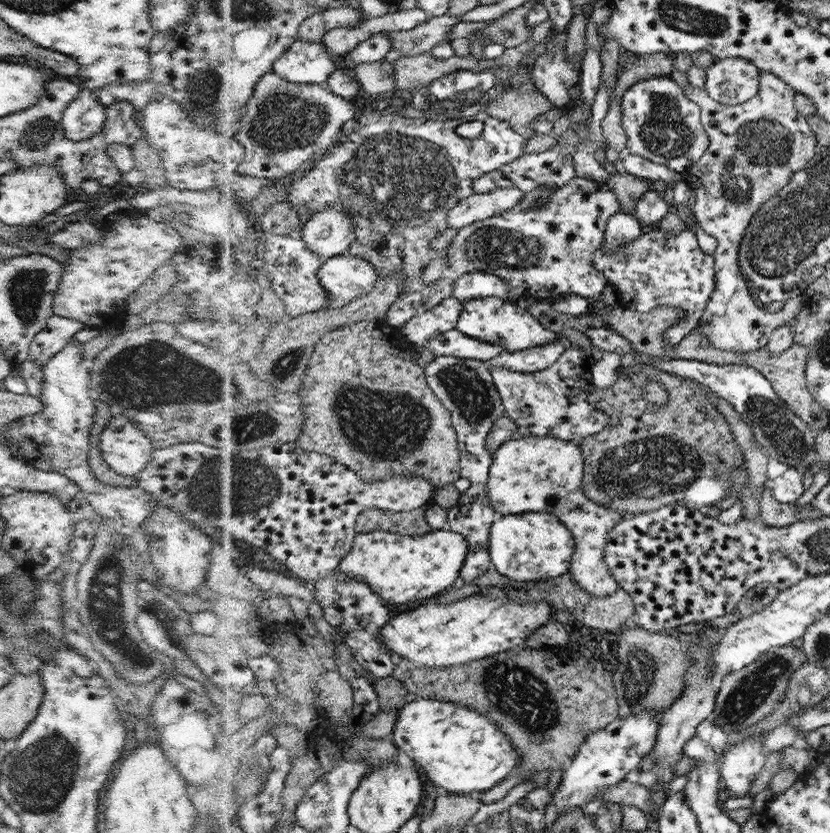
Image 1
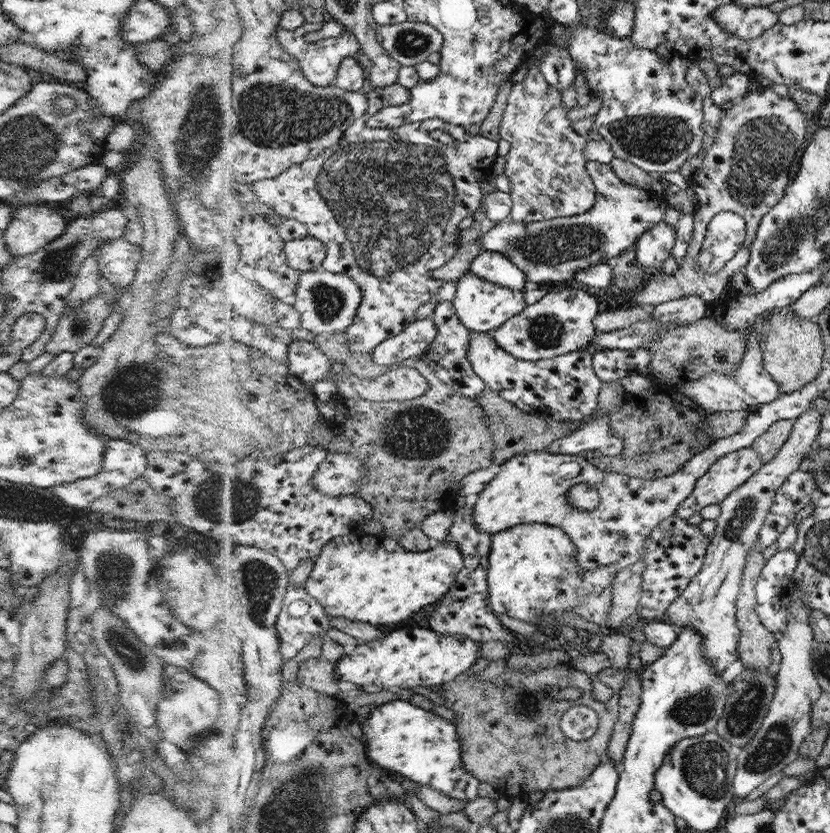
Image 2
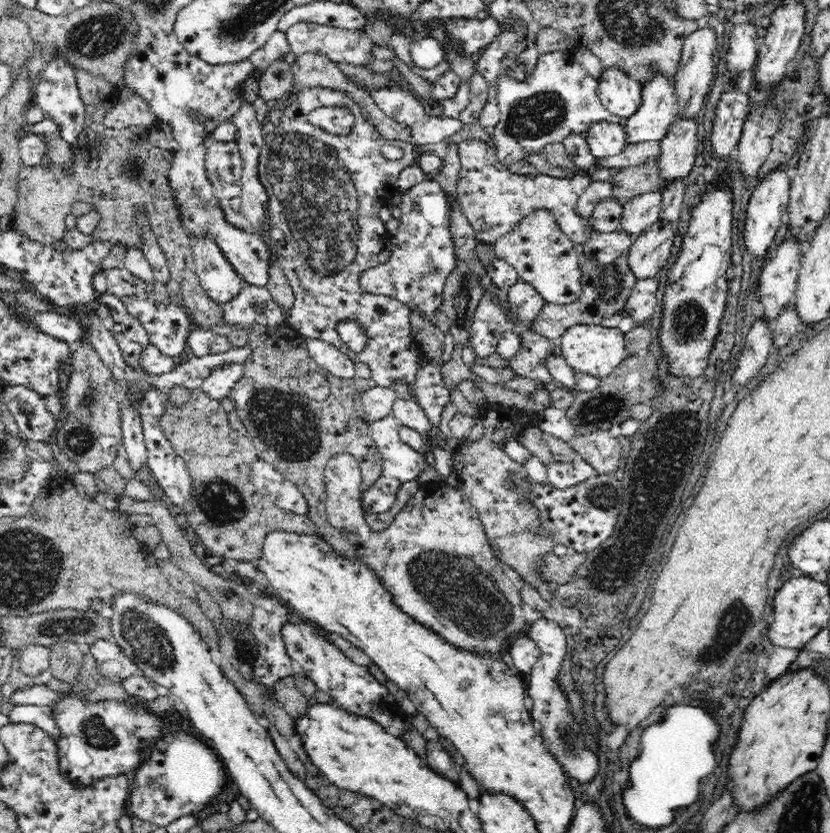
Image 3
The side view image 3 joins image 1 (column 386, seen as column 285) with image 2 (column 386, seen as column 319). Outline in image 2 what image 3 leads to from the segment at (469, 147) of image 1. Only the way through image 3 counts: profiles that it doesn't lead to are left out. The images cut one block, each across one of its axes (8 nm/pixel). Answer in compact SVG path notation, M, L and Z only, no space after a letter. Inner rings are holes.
M398 83L386 88L374 87L367 95L369 96L369 111L366 112L364 117L359 118L356 124L350 127L350 130L346 131L342 142L337 144L336 147L330 147L328 151L322 152L318 158L294 165L289 171L283 172L280 176L254 183L242 183L238 181L238 198L240 200L245 201L247 204L256 201L263 202L274 207L276 214L279 213L284 218L294 218L307 225L309 234L322 240L328 246L328 257L322 269L334 273L348 274L362 285L362 289L364 290L364 303L362 304L361 311L357 313L357 319L352 323L352 326L350 326L347 332L351 350L359 354L374 350L384 340L394 338L394 336L398 336L398 333L406 331L406 327L420 319L417 313L420 312L421 307L424 304L430 303L430 300L433 300L441 292L442 286L446 282L436 280L432 276L432 272L442 269L442 266L445 267L446 264L450 263L450 260L454 259L459 249L458 239L460 238L461 224L466 218L473 216L474 212L481 206L481 200L484 197L484 191L482 191L480 184L472 184L470 172L488 174L490 168L492 168L492 164L494 164L494 160L496 160L496 156L498 156L498 144L494 140L490 140L489 137L480 134L476 136L470 135L470 132L466 130L465 126L458 126L457 124L451 126L451 123L447 120L441 119L438 122L436 120L428 120L428 126L424 122L418 121L414 122L414 124L407 124L398 128L374 128L369 124L369 118L372 118L372 116L378 114L380 111L384 111L385 108L409 103L410 99L413 98L413 89ZM440 128L446 130L446 132L450 132L456 138L454 145L442 143L441 140L433 140L434 130Z

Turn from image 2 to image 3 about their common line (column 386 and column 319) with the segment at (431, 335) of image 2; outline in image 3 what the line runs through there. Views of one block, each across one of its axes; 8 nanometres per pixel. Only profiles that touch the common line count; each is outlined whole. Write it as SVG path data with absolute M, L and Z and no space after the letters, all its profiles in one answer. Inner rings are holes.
M306 338L306 345L311 357L322 369L344 381L353 379L355 362L338 347L328 342L310 340L310 338Z

